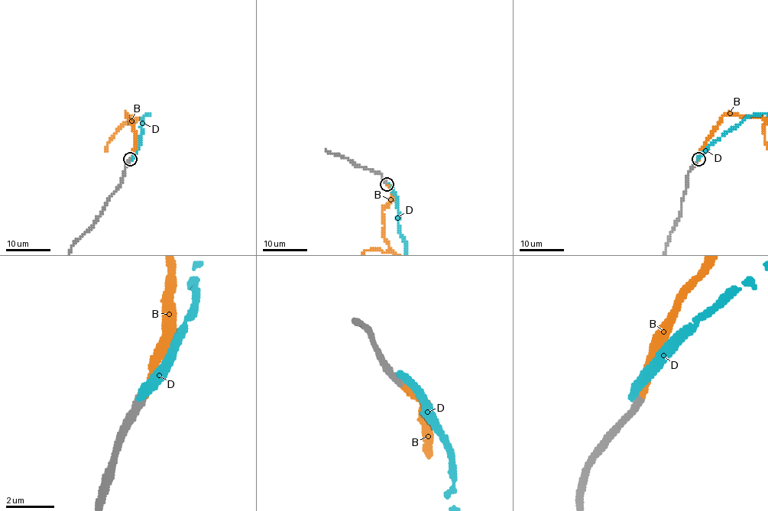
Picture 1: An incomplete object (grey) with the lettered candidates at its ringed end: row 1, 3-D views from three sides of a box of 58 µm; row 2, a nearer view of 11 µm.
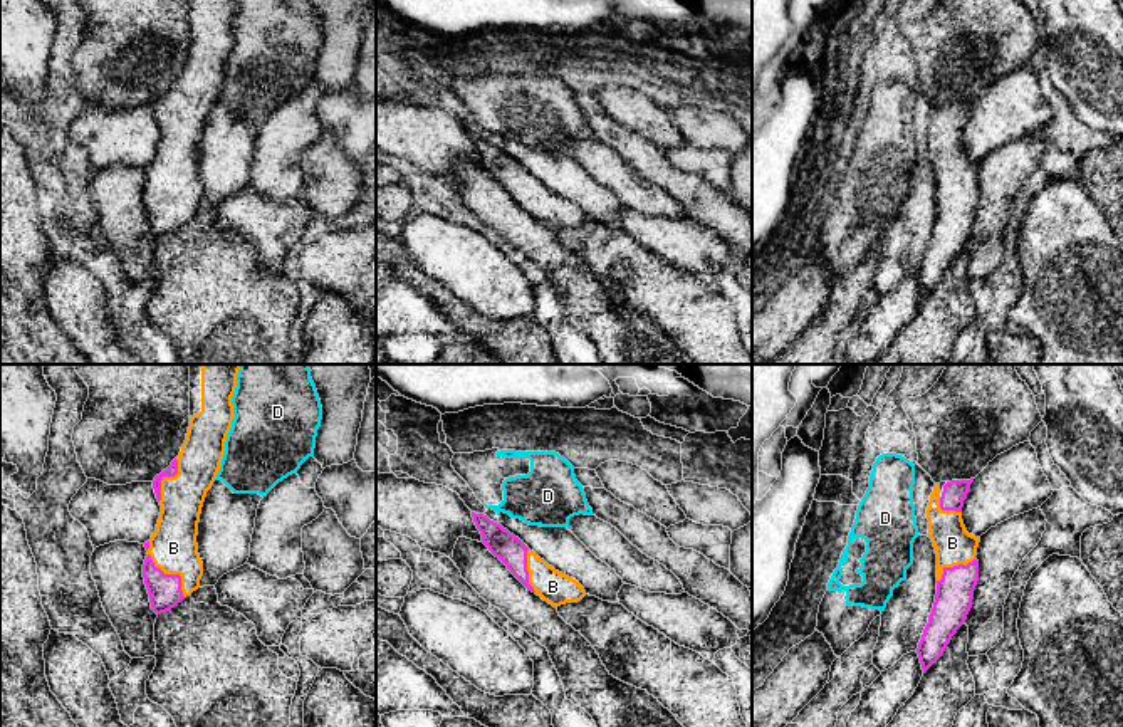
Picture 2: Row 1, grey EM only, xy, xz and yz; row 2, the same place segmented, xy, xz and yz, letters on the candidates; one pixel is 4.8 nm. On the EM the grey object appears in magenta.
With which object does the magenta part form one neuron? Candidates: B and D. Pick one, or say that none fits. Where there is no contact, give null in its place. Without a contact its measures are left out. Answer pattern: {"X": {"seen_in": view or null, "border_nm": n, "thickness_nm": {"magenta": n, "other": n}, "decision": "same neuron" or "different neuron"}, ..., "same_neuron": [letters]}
{"B": {"seen_in": "xy", "border_nm": 280, "thickness_nm": {"magenta": 160, "other": 220}, "decision": "same neuron"}, "D": {"seen_in": null, "decision": "different neuron"}, "same_neuron": ["B"]}

